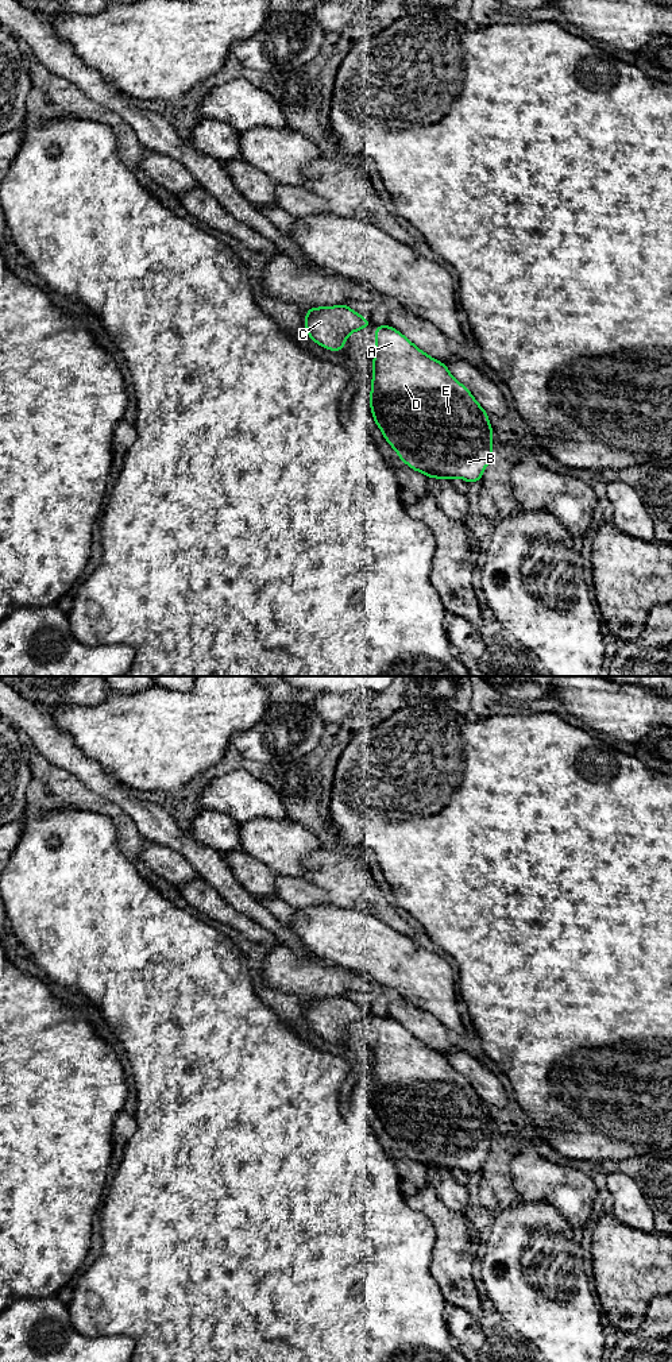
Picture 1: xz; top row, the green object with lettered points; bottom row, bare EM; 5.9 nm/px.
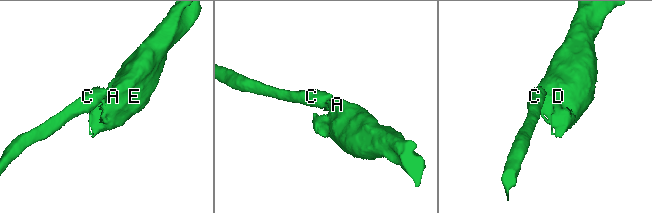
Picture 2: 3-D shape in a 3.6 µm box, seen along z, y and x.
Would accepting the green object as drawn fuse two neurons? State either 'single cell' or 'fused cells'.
fused cells

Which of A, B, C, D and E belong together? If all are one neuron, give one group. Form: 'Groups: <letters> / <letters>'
Groups: A B D E / C

